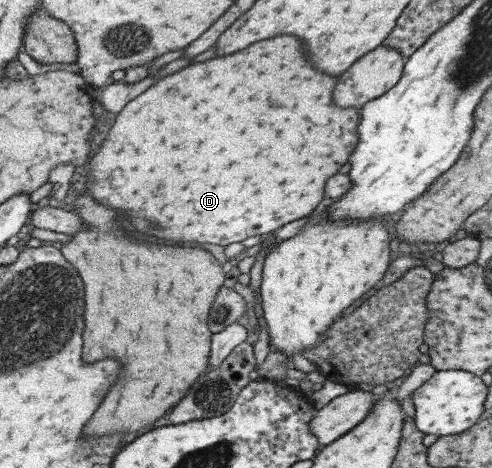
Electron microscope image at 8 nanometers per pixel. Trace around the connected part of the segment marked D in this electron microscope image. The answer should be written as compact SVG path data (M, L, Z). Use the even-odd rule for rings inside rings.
M272 37L266 41L258 41L250 45L250 49L242 49L242 53L234 53L228 57L216 57L202 63L188 65L172 75L162 77L154 87L138 95L136 99L128 102L112 124L108 137L104 140L98 155L91 160L90 181L88 181L89 194L108 207L122 209L138 231L148 231L150 235L158 235L164 239L174 241L198 241L198 243L216 243L216 245L230 245L240 243L248 238L258 238L280 230L283 225L302 219L310 215L318 203L324 199L324 183L338 173L338 169L348 163L350 153L358 145L358 121L361 120L360 109L342 109L336 107L332 101L332 91L336 85L336 77L318 73L314 65L310 65L308 55L302 49L302 41L298 37ZM146 221L154 221L162 231L152 231Z

